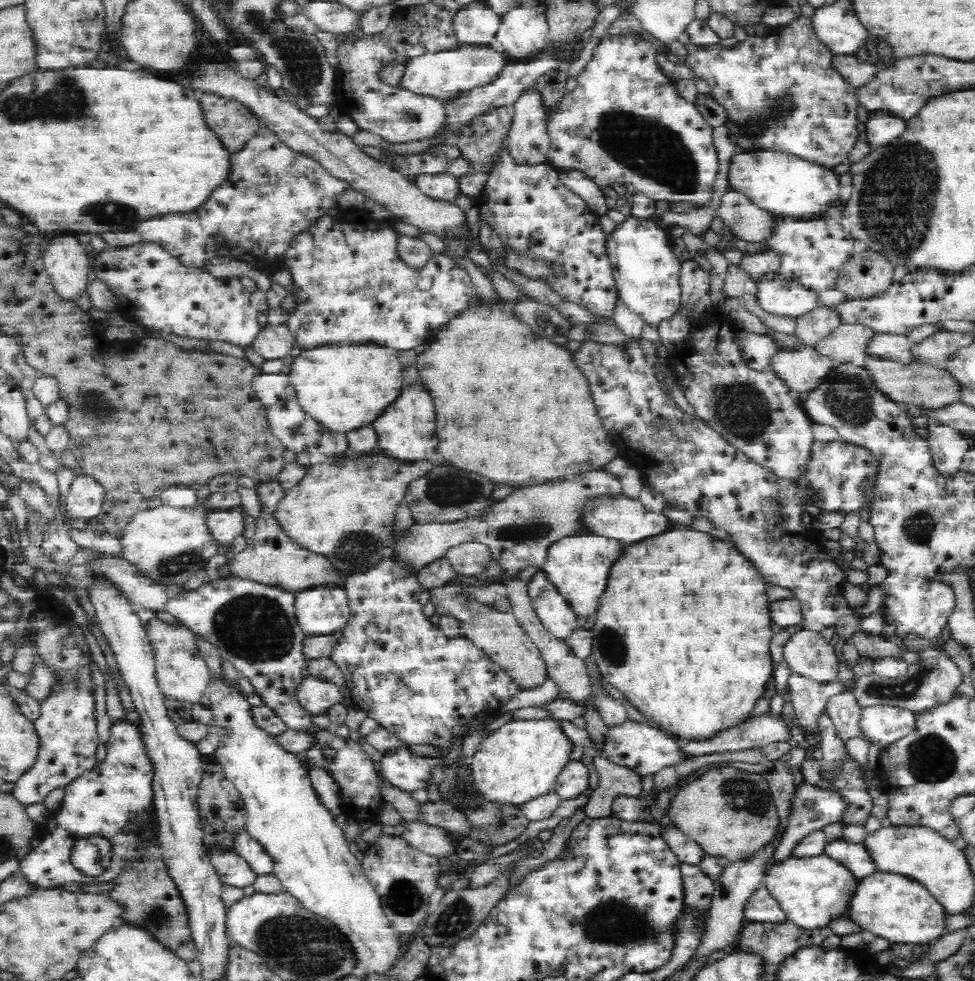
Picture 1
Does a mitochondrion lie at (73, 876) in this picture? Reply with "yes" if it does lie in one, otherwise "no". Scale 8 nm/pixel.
no

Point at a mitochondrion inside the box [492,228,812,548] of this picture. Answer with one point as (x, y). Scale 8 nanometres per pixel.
(742, 409)

